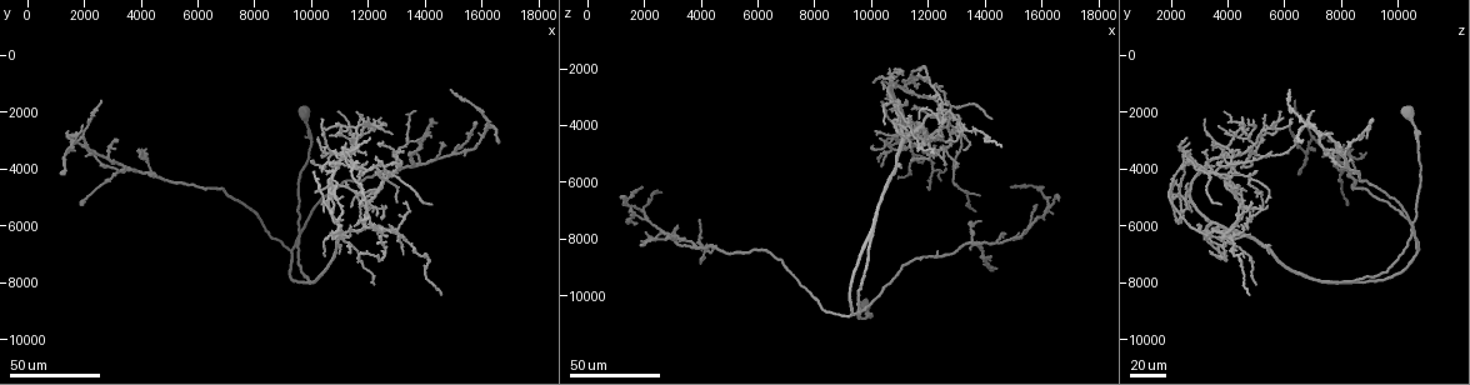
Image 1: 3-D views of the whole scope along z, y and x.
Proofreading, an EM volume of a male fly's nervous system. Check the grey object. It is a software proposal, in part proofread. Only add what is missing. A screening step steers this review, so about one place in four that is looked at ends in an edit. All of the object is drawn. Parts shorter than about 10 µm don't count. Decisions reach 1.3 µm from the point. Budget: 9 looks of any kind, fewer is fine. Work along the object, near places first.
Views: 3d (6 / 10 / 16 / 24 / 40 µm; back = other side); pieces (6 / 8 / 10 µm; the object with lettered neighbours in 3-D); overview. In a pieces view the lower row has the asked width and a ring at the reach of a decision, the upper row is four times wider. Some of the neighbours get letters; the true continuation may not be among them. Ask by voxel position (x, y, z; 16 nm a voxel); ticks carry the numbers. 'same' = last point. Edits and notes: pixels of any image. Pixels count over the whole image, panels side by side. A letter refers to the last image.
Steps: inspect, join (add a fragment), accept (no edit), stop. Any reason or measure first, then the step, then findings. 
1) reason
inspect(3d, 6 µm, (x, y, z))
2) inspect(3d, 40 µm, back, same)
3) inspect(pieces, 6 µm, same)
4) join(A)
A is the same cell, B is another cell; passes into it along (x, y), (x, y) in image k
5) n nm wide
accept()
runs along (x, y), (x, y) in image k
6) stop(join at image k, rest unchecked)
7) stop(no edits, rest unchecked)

tapers out
inspect(3d, 40 µm, (1700, 3400, 7100))

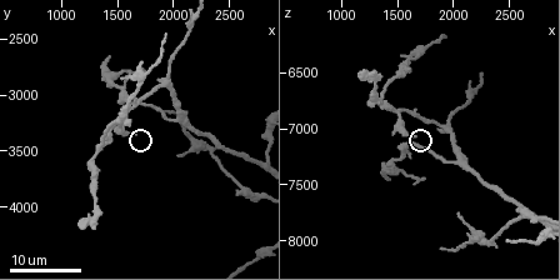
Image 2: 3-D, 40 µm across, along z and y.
inspect(pieces, 10 µm, (1660, 3340, 7080))

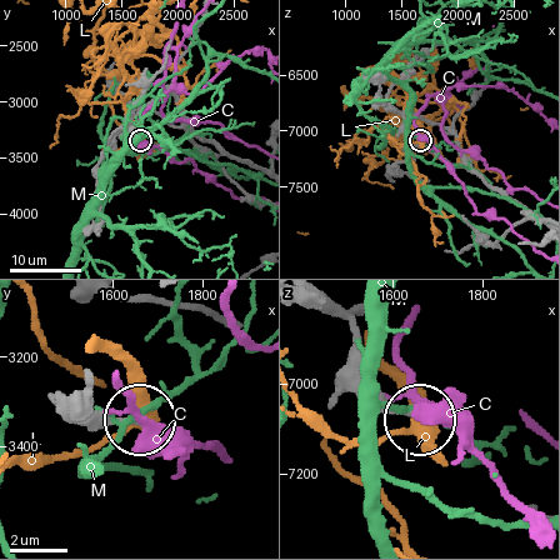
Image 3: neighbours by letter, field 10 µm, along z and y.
accept()
C, L and M are other cells; no lettered fragment goes on from it

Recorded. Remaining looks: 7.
free end
inspect(3d, 40 µm, (11500, 5300, 5200))

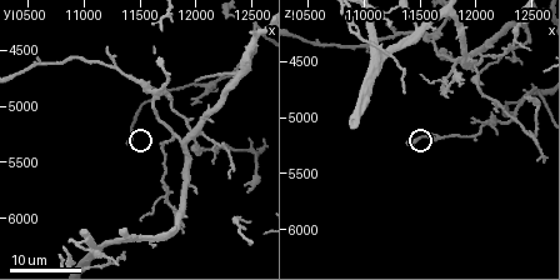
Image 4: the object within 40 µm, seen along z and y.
inspect(pieces, 6 µm, (11380, 5320, 5240))

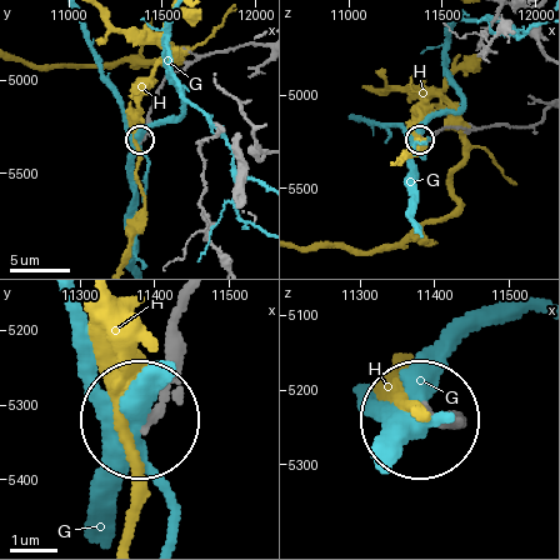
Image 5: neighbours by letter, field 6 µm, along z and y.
accept()
G and H are other cells; no lettered fragment goes on from it

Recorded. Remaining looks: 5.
end of a long branch
inspect(3d, 24 µm, (14200, 5200, 3700))

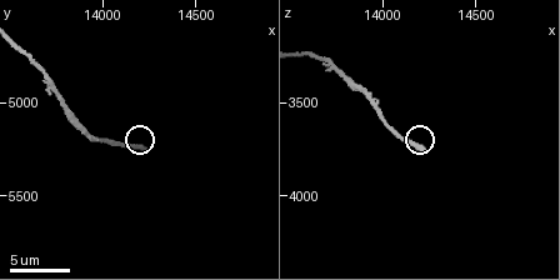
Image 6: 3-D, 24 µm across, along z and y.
inspect(pieces, 10 µm, (14240, 5260, 3780))

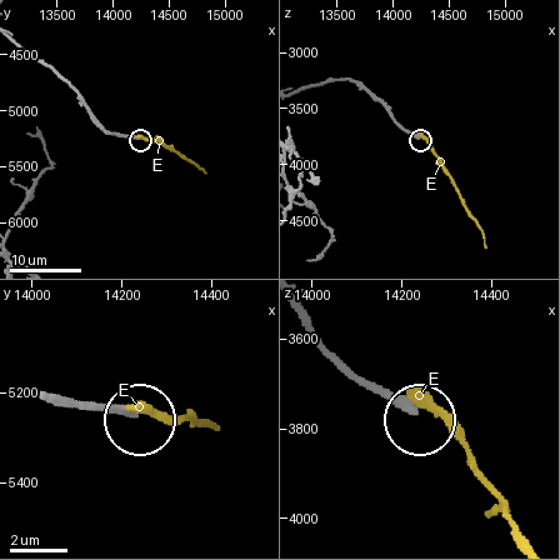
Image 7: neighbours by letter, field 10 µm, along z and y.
230 nm wide
accept()
E is another cell; runs along (304, 323), (354, 373), (383, 385), (416, 414) in image 7; no lettered fragment goes on from it

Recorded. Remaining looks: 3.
branch stops here
inspect(3d, 24 µm, (14400, 2400, 9100))

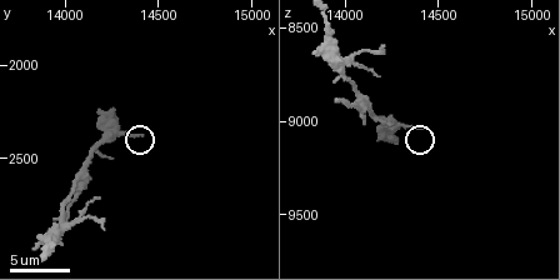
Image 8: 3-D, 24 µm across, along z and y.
inspect(pieces, 6 µm, (14420, 2380, 9020))

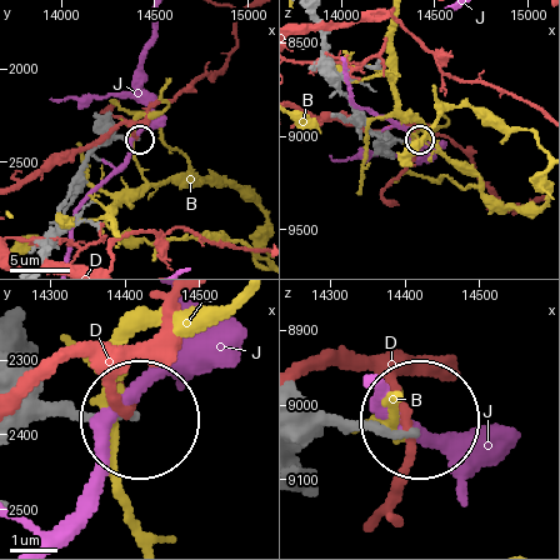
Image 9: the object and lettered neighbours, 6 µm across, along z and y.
160 nm wide
accept()
B, D and J are other cells; none of them fits

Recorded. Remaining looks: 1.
stop(no edits, rest unchecked)

